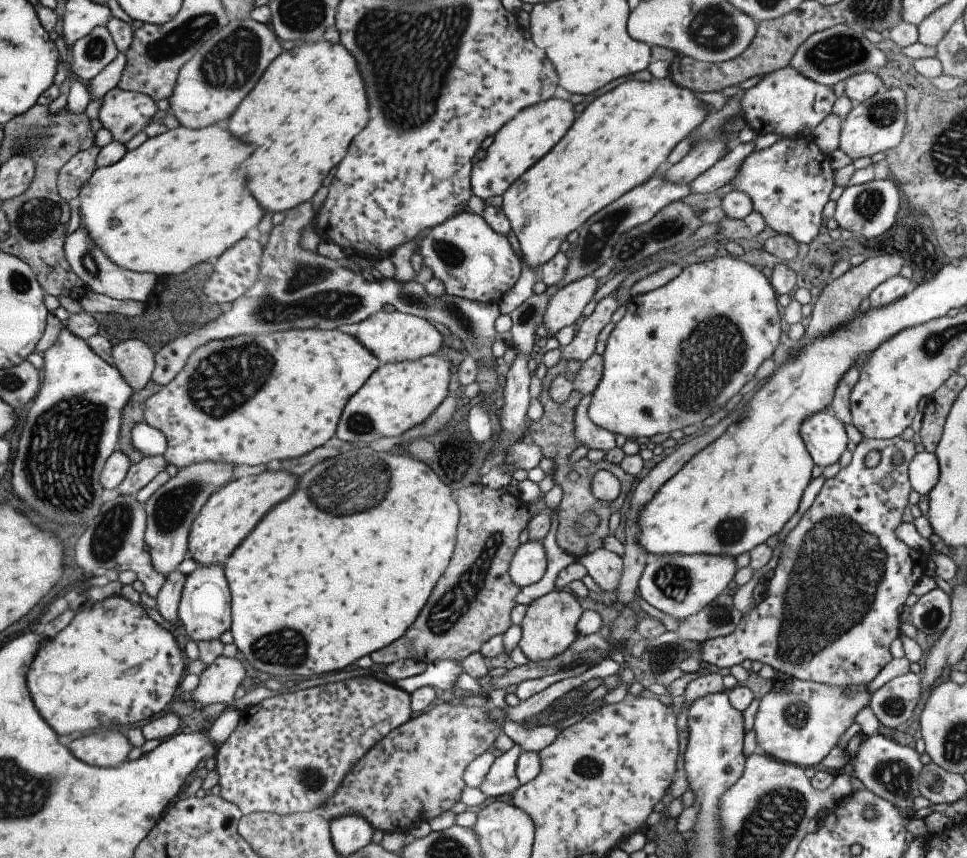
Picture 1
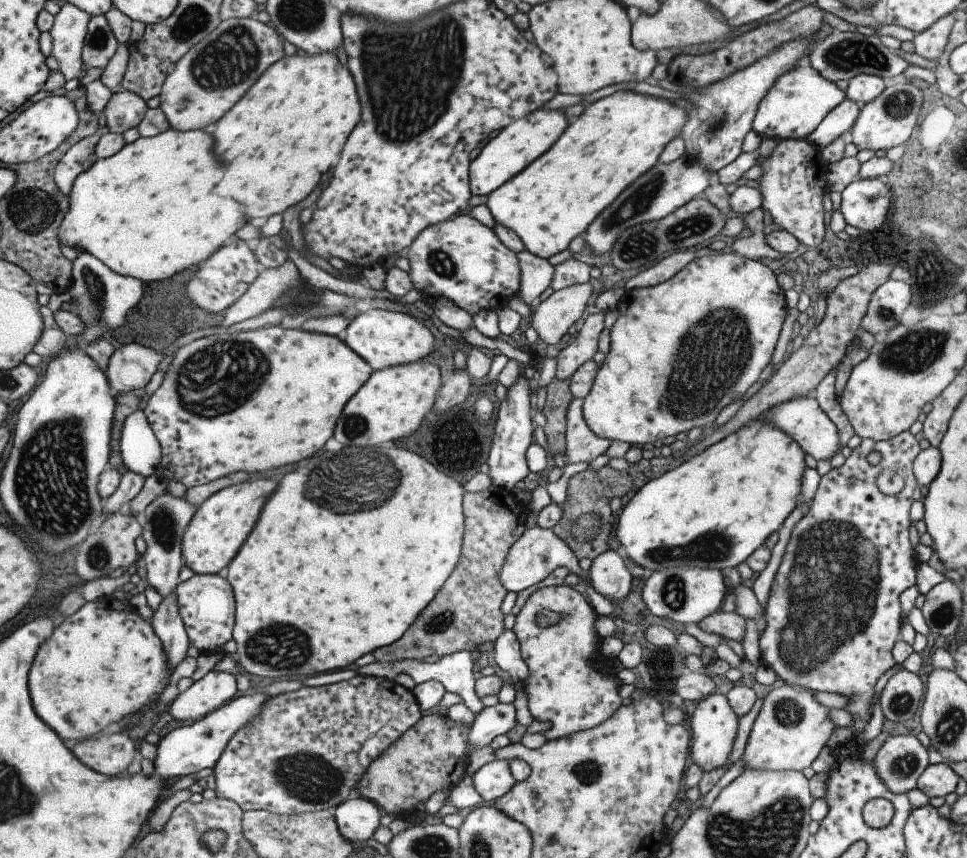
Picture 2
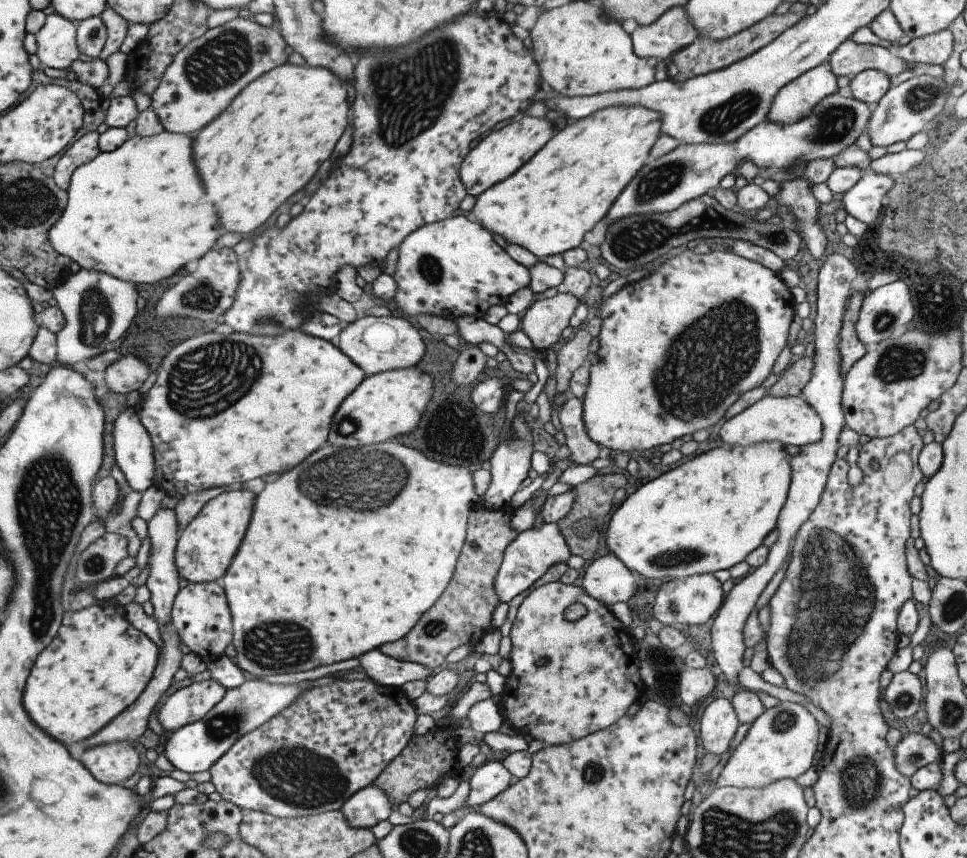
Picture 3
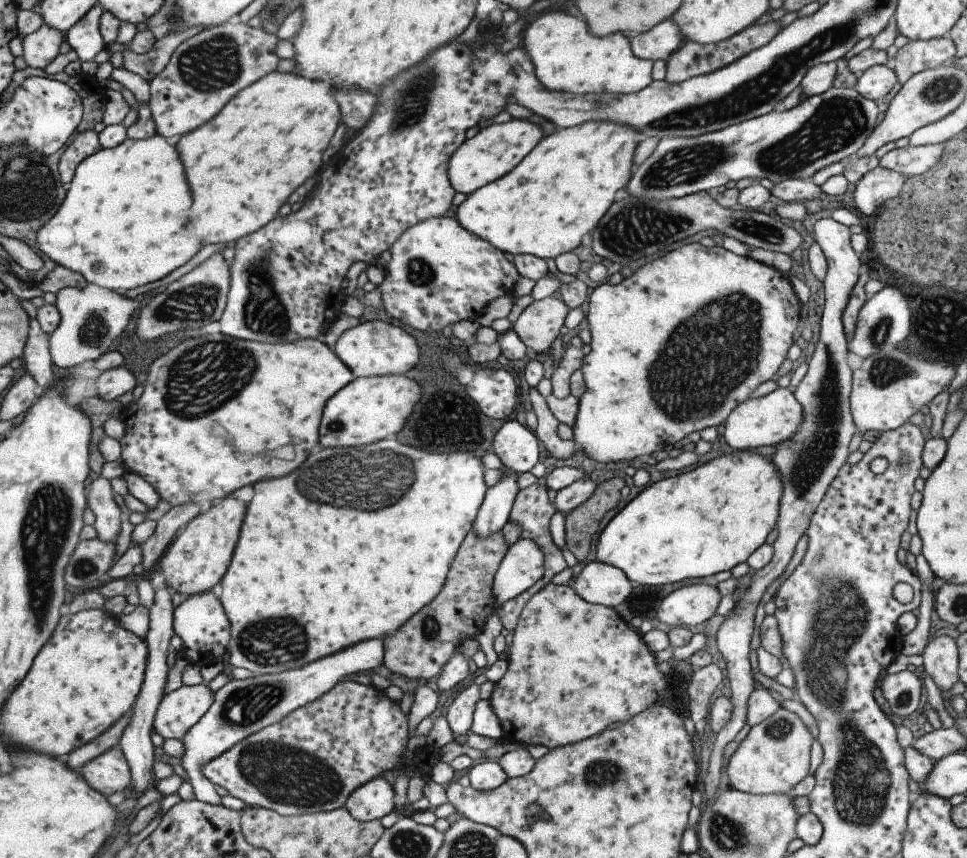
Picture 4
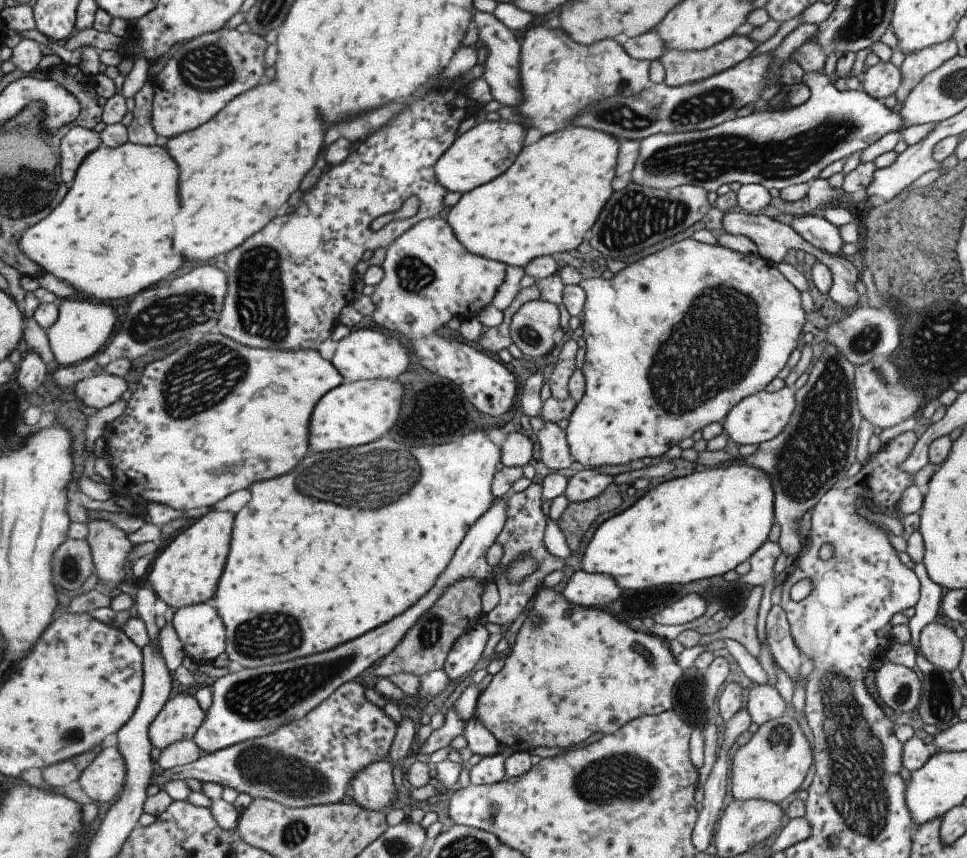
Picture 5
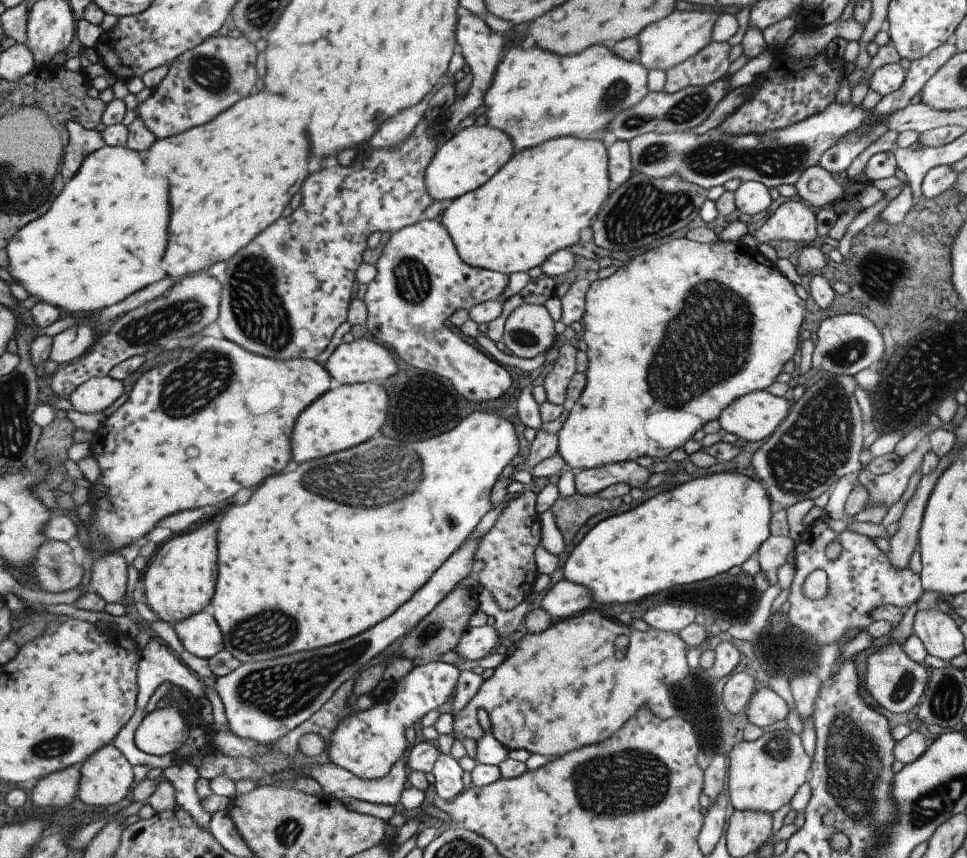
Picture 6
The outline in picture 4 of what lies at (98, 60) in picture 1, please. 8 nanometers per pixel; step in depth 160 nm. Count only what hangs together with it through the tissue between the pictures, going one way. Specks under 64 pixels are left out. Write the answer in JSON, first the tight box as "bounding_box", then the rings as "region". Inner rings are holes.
{"bounding_box":[64,3,104,62],"region":[[[95,3],[67,32],[64,40],[75,51],[80,62],[93,60],[97,52],[104,48],[99,32],[98,20],[103,12],[99,3]]]}

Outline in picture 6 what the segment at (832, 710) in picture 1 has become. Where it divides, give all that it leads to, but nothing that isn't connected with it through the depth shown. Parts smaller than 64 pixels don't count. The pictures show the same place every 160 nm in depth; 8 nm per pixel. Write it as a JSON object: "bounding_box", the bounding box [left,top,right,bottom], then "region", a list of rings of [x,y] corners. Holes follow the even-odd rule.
{"bounding_box":[727,729,811,814],"region":[[[791,729],[764,732],[754,741],[733,745],[727,755],[727,796],[734,810],[772,814],[791,800],[795,790],[807,781],[811,757]]]}

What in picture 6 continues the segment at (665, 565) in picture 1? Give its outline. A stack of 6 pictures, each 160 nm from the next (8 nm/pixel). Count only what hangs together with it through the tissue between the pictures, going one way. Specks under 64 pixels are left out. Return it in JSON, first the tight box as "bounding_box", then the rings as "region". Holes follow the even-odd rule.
{"bounding_box":[641,604,695,633],"region":[[[663,604],[647,610],[641,620],[649,624],[651,629],[676,633],[693,623],[695,615],[693,608]]]}

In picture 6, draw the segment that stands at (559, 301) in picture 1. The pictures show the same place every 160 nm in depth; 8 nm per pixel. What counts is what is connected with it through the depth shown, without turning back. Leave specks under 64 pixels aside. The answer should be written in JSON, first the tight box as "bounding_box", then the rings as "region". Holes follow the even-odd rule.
{"bounding_box":[503,304,553,358],"region":[[[520,304],[504,322],[503,344],[519,358],[544,354],[553,342],[553,323],[544,305]]]}

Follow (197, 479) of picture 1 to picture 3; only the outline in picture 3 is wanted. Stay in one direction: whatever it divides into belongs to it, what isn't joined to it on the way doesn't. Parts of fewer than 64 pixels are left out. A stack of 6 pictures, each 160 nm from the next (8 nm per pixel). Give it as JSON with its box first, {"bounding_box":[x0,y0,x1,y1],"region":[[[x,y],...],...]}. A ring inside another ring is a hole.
{"bounding_box":[144,507,179,625],"region":[[[159,507],[153,516],[146,522],[147,536],[150,540],[148,551],[148,575],[144,585],[150,592],[149,602],[152,604],[153,618],[159,624],[166,625],[169,623],[170,610],[173,604],[174,596],[179,590],[177,581],[178,572],[174,563],[174,550],[178,538],[178,520],[176,512],[173,509]]]}

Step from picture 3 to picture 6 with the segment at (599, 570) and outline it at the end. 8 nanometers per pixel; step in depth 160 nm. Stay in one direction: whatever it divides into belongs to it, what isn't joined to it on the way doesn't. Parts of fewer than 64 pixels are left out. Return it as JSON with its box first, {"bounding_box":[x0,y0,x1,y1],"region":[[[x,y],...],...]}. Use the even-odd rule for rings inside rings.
{"bounding_box":[540,578,593,622],"region":[[[565,578],[557,581],[540,603],[540,607],[551,616],[553,622],[593,607],[590,588]]]}

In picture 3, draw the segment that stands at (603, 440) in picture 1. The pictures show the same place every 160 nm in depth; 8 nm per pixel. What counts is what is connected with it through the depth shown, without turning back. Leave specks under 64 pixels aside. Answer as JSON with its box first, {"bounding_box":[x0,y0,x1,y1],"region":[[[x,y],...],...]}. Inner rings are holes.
{"bounding_box":[558,396,599,466],"region":[[[571,396],[558,409],[558,420],[569,450],[571,466],[589,465],[599,454],[599,445],[586,433],[582,419],[582,399]]]}

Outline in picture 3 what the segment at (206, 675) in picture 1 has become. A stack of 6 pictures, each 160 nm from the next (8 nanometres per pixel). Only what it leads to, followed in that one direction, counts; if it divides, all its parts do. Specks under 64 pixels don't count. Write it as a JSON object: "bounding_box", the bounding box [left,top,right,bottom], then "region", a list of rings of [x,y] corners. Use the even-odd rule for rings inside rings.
{"bounding_box":[157,680,227,732],"region":[[[216,680],[191,682],[166,696],[158,710],[157,720],[165,730],[173,732],[205,716],[223,698],[227,689]]]}

